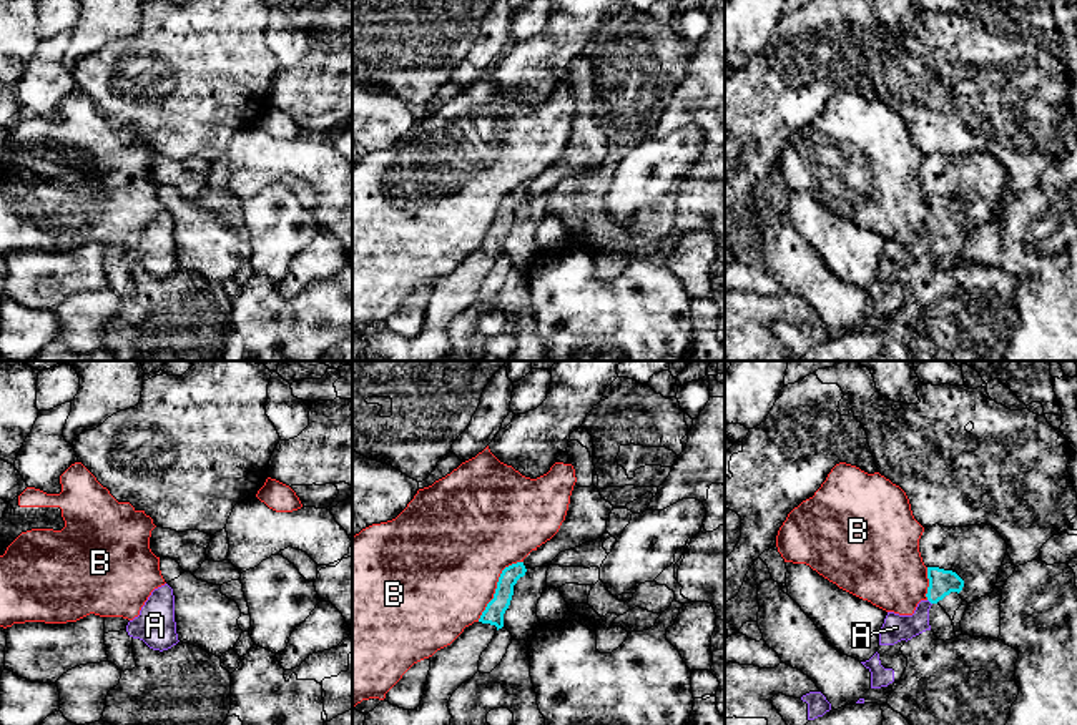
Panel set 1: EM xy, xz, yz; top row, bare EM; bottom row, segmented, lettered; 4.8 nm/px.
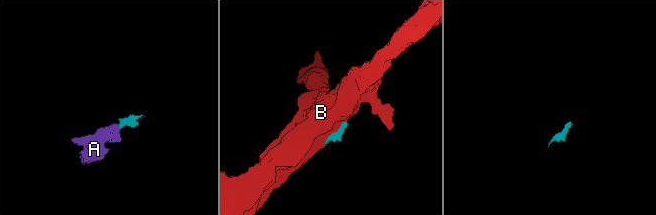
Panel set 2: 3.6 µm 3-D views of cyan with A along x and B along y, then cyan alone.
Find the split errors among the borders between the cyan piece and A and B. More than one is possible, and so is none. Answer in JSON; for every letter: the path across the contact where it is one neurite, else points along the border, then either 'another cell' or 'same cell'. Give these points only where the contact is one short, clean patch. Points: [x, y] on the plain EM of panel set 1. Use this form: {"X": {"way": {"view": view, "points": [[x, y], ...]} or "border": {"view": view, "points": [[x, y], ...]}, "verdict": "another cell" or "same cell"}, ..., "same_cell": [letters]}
{"A": {"way": {"view": "yz", "points": [[941, 210], [929, 228], [908, 253], [896, 255]]}, "verdict": "same cell"}, "B": {"verdict": "another cell"}, "same_cell": ["A"]}

